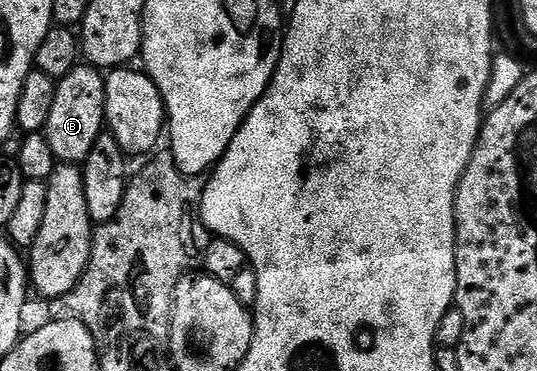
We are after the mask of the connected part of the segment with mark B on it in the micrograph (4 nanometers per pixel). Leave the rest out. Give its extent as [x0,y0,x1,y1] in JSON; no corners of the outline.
[44,64,106,163]

